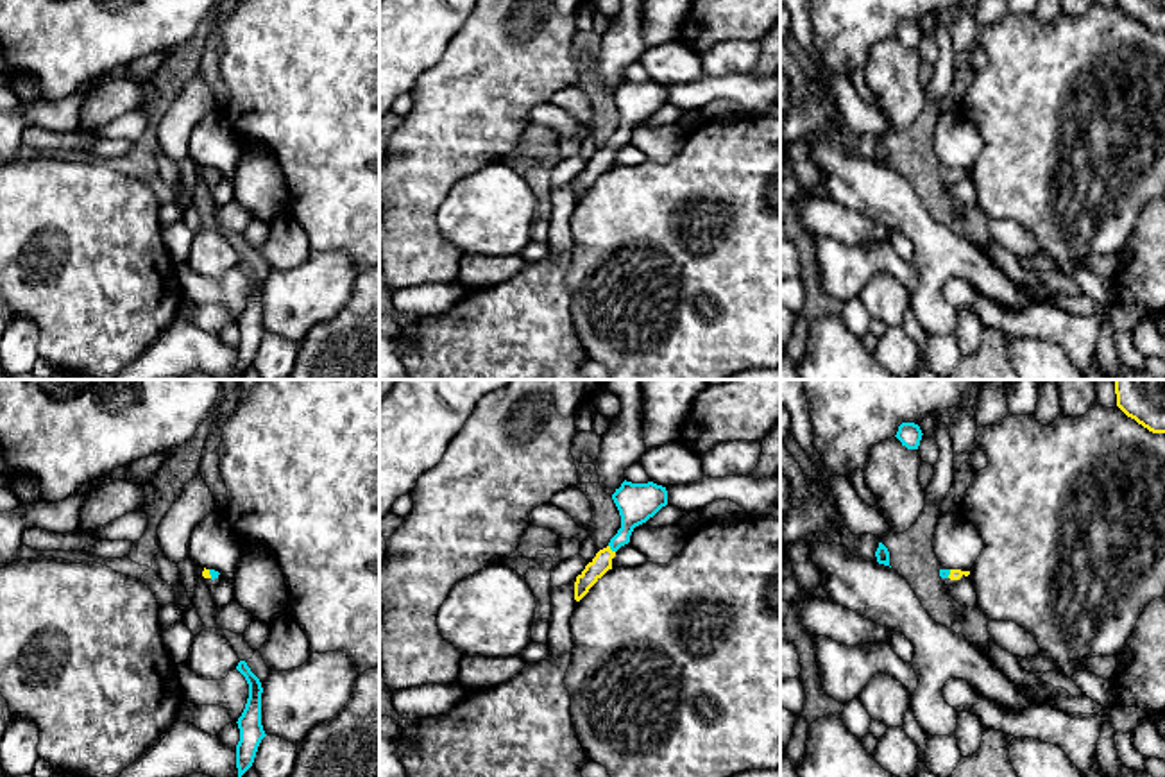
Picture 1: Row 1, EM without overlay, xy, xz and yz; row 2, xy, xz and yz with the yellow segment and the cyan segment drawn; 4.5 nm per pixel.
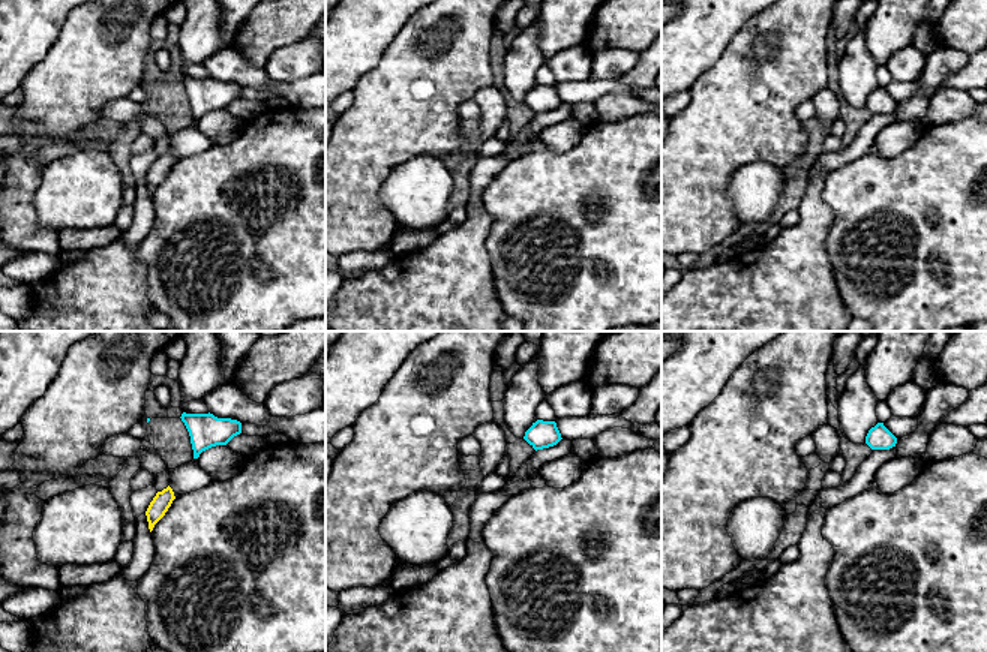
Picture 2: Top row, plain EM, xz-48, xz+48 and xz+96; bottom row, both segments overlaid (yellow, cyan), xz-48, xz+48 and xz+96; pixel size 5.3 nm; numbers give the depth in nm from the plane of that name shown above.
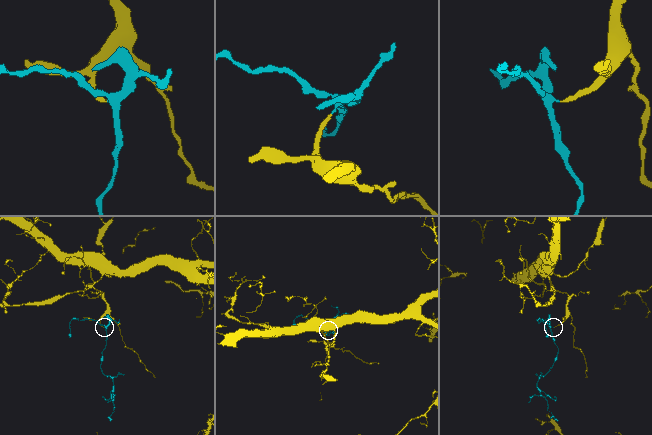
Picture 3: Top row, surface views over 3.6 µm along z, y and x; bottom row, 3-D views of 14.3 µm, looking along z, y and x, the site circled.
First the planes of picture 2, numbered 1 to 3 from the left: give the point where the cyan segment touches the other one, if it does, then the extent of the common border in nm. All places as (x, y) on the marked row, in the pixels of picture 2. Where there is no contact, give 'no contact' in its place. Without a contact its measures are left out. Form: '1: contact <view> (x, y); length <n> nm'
1: no contact
2: no contact
3: no contact

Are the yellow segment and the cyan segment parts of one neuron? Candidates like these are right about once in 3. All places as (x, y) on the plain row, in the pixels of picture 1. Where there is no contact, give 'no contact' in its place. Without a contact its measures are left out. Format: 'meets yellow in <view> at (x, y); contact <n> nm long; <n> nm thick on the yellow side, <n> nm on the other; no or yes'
meets yellow in xz at (609, 147); contact 50 nm long; 90 nm thick on the yellow side, 180 nm on the other; yes

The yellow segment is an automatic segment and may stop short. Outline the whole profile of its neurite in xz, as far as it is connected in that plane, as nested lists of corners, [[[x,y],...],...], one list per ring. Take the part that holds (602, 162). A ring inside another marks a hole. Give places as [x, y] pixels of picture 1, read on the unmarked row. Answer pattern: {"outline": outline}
{"outline": [[[623,81],[612,93],[612,98],[621,115],[621,127],[610,138],[608,145],[600,149],[596,156],[585,165],[574,181],[574,199],[580,201],[589,188],[612,168],[612,158],[616,150],[630,141],[630,134],[635,125],[646,122],[662,106],[668,104],[668,90],[653,81],[632,82]]]}

